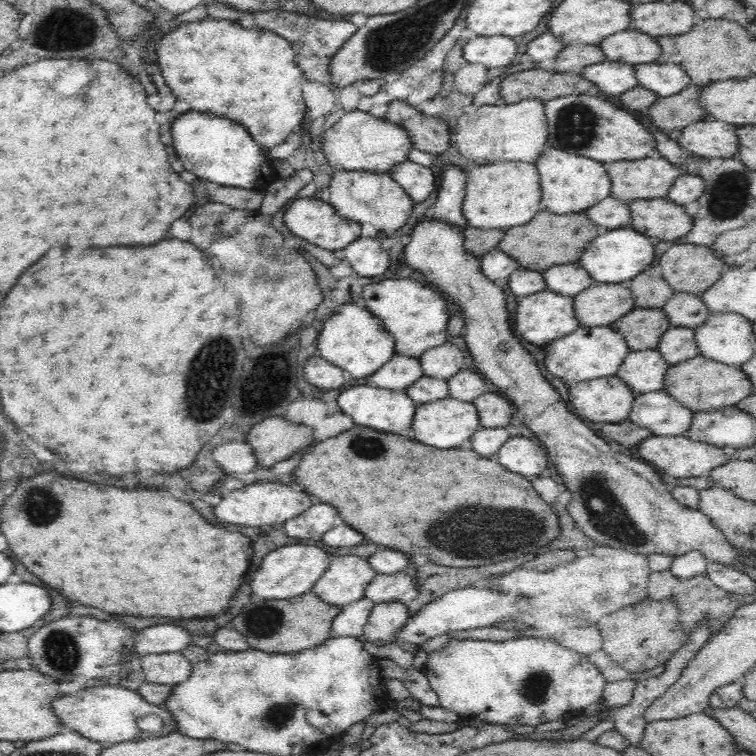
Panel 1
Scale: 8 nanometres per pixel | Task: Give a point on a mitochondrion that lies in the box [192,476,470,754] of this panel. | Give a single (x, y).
(264, 621)

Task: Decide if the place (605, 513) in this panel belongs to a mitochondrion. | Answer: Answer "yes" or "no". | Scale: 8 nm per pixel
yes

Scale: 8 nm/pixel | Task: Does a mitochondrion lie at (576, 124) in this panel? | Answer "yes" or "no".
yes

